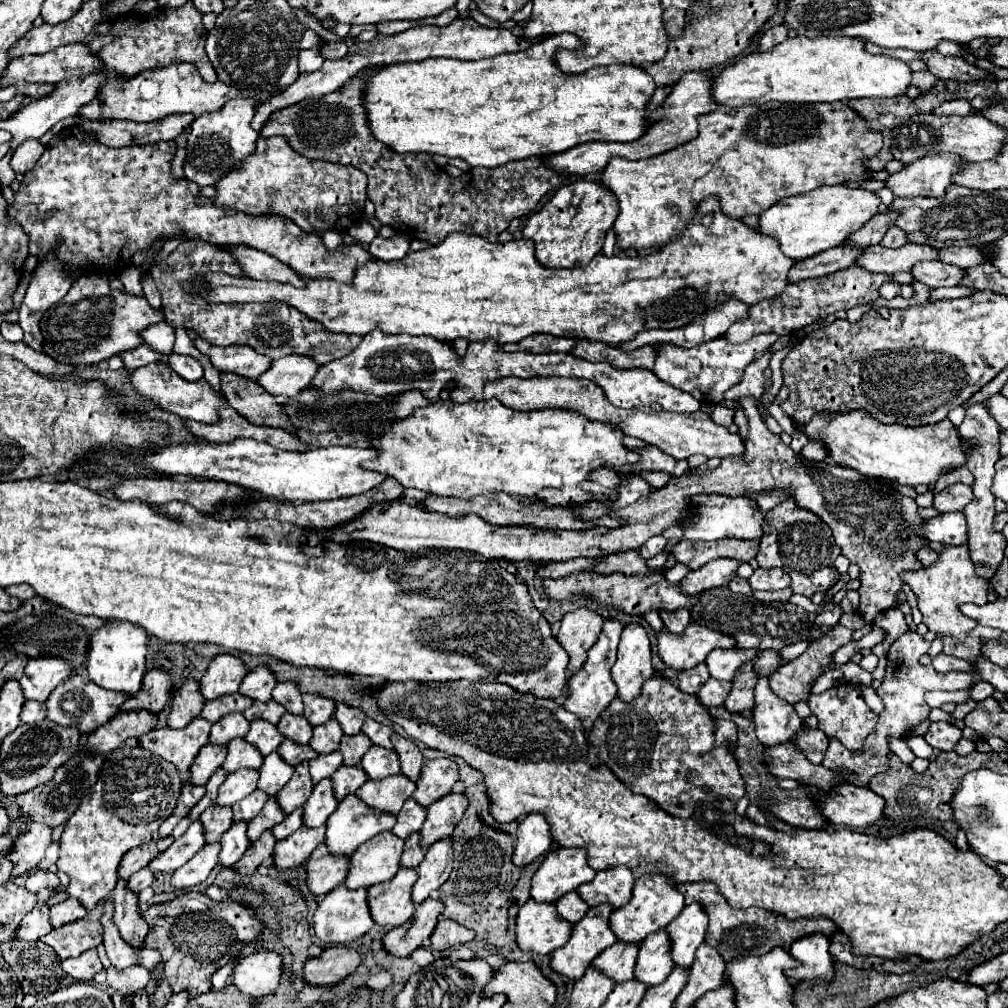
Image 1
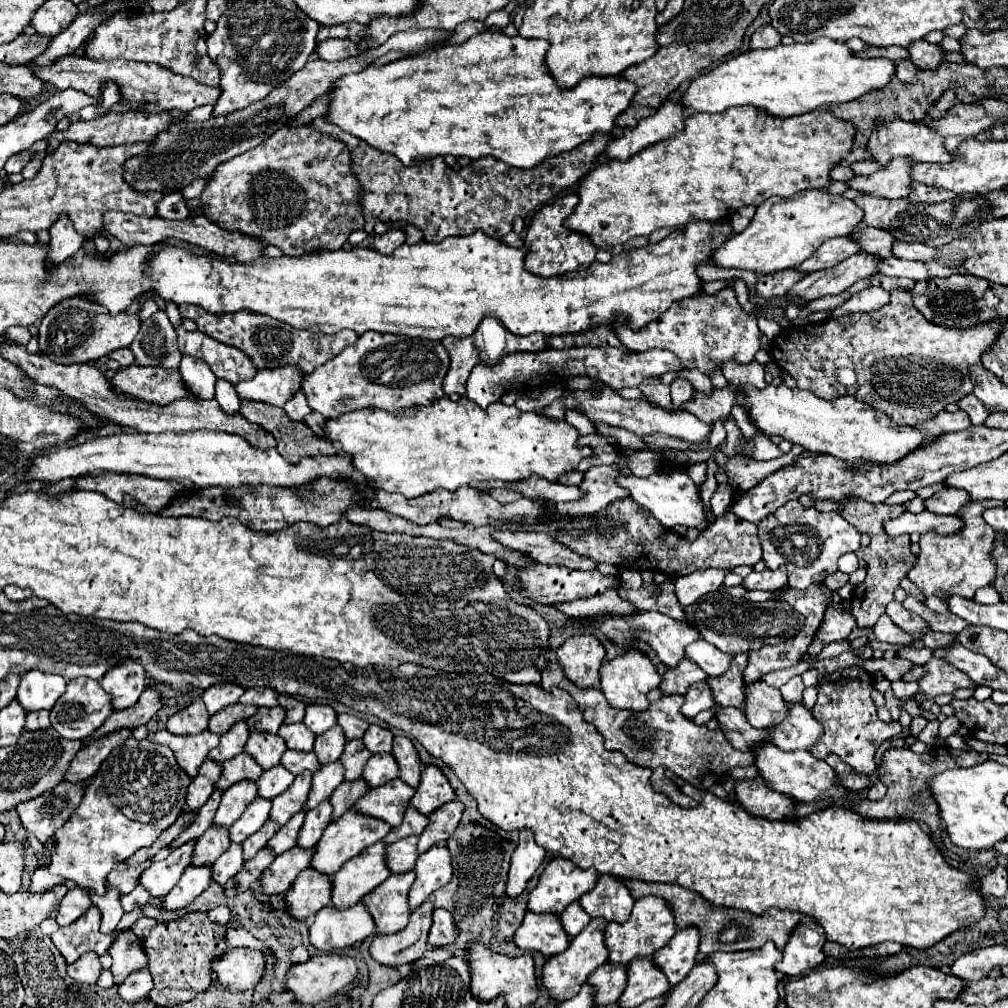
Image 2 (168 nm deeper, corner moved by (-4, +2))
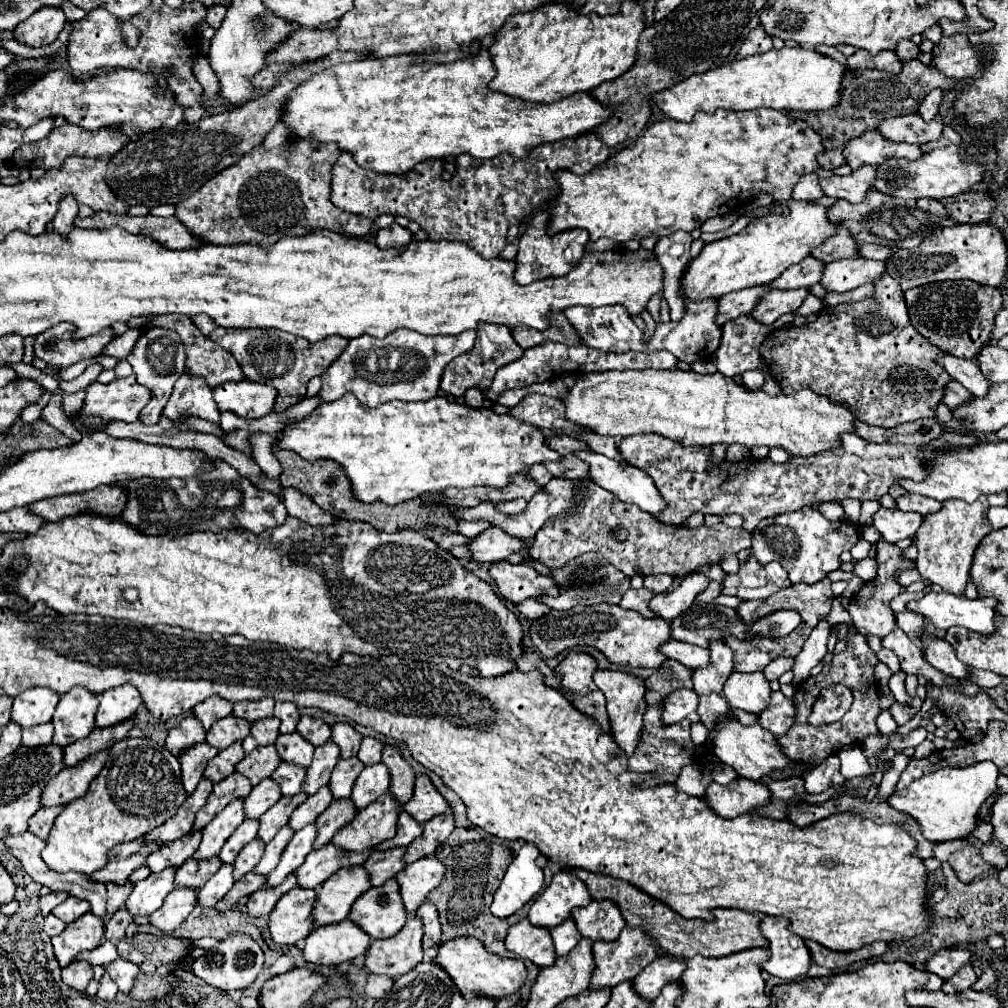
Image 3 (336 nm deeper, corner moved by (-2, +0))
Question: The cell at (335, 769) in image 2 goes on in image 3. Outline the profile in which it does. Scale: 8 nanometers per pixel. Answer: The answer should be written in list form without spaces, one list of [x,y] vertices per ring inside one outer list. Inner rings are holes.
[[[324,787],[322,791],[318,791],[318,793],[314,793],[312,797],[308,797],[308,799],[292,813],[292,819],[290,819],[288,825],[292,827],[292,831],[300,831],[302,827],[314,823],[316,817],[318,817],[322,811],[326,811],[330,803],[332,803],[332,799],[330,799],[330,789]]]

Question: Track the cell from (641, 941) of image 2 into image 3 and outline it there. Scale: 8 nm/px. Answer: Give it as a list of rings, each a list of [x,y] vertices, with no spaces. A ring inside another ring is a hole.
[[[624,927],[620,937],[614,943],[592,943],[592,955],[594,955],[594,973],[590,979],[590,989],[612,989],[622,981],[632,981],[646,965],[650,965],[658,957],[658,947],[646,939],[644,931]]]

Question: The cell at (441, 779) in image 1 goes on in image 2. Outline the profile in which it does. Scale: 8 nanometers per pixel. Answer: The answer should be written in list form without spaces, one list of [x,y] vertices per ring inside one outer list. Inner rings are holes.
[[[428,765],[422,771],[422,781],[420,781],[414,797],[410,799],[410,805],[416,807],[420,813],[428,815],[452,799],[456,799],[456,793],[450,787],[442,769],[438,765]]]

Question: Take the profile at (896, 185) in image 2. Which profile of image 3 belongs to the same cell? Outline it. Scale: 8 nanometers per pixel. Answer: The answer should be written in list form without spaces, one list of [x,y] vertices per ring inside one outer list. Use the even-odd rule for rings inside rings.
[[[866,165],[844,177],[832,175],[828,179],[820,179],[820,187],[822,187],[824,195],[828,195],[828,197],[846,199],[850,203],[860,203],[860,201],[864,201],[872,181],[874,181],[874,167]]]

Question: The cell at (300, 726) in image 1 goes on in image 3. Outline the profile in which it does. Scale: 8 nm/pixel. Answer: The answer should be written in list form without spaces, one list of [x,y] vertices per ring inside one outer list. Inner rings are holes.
[[[298,733],[278,735],[274,747],[278,749],[278,755],[282,757],[282,761],[286,761],[286,763],[294,763],[300,767],[310,767],[310,763],[312,763],[314,747],[310,743],[306,743],[302,739],[302,735],[298,735]]]

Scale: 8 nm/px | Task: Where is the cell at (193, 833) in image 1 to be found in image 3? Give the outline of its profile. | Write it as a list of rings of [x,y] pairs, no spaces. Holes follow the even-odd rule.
[[[164,869],[160,873],[152,873],[148,879],[134,883],[132,893],[126,901],[126,909],[130,915],[152,915],[162,907],[166,895],[174,889],[174,869]]]

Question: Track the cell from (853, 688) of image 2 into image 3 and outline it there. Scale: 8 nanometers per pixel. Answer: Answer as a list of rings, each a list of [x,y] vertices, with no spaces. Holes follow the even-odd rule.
[[[854,633],[854,635],[848,635],[846,637],[846,649],[840,653],[840,655],[834,655],[834,659],[824,665],[822,673],[816,675],[816,677],[808,677],[796,691],[794,695],[794,705],[796,705],[796,719],[794,719],[794,725],[790,727],[790,731],[782,737],[778,737],[778,743],[780,747],[808,747],[808,763],[814,763],[814,765],[820,765],[828,755],[834,755],[842,749],[842,745],[862,745],[862,741],[872,735],[872,733],[878,733],[878,727],[876,727],[876,717],[880,715],[880,707],[878,707],[878,685],[874,681],[874,665],[878,663],[876,659],[876,653],[868,647],[868,641]],[[834,683],[844,683],[852,689],[854,693],[854,703],[850,707],[850,711],[842,717],[842,723],[836,723],[836,725],[826,725],[826,727],[812,727],[808,723],[808,717],[810,717],[810,707],[814,703],[814,699],[818,697],[818,691],[820,687],[828,687],[828,685],[834,685]]]

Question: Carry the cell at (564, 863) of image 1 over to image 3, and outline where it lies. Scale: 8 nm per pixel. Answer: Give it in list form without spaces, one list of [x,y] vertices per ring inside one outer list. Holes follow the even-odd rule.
[[[568,871],[554,875],[550,887],[536,897],[530,907],[528,919],[536,927],[552,929],[570,917],[570,911],[576,907],[586,907],[590,903],[590,893],[586,885]]]

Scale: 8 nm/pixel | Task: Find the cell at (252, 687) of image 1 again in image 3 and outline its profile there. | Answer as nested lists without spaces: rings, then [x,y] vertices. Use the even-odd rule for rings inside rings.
[[[262,699],[258,703],[234,703],[232,715],[238,719],[246,719],[250,723],[272,717],[272,709],[274,709],[274,701],[272,699]]]

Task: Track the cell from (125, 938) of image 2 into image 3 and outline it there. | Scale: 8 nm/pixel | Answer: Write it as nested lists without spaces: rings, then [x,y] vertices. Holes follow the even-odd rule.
[[[104,973],[102,981],[100,981],[100,989],[98,989],[98,999],[112,1001],[116,997],[116,993],[118,993],[118,985]]]

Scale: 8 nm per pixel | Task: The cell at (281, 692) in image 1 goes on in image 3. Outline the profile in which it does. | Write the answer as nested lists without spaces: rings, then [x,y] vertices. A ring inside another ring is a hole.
[[[276,703],[274,717],[280,719],[280,733],[294,733],[300,713],[292,703]]]

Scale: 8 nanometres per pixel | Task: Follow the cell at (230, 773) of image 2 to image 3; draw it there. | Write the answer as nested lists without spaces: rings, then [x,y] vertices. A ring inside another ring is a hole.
[[[238,773],[230,775],[230,779],[224,779],[222,783],[216,783],[206,805],[196,815],[196,823],[194,823],[192,831],[200,831],[202,827],[206,827],[214,819],[214,815],[220,813],[230,801],[244,799],[250,795],[250,791],[252,791],[250,779],[246,779],[244,775],[238,775]]]

